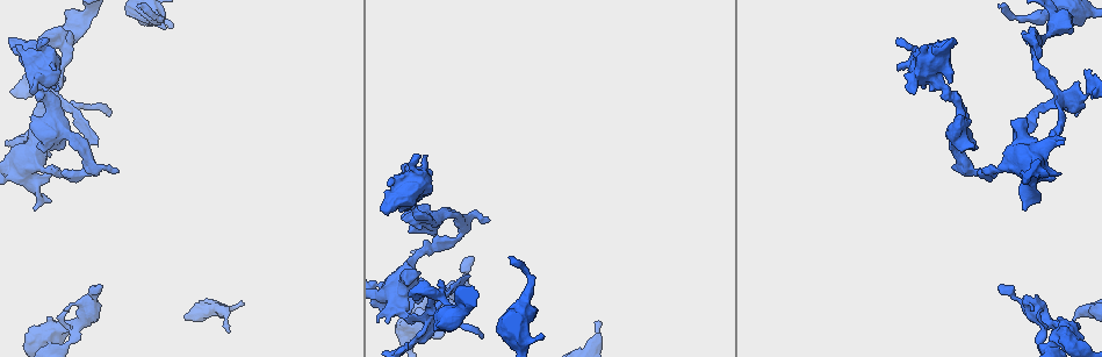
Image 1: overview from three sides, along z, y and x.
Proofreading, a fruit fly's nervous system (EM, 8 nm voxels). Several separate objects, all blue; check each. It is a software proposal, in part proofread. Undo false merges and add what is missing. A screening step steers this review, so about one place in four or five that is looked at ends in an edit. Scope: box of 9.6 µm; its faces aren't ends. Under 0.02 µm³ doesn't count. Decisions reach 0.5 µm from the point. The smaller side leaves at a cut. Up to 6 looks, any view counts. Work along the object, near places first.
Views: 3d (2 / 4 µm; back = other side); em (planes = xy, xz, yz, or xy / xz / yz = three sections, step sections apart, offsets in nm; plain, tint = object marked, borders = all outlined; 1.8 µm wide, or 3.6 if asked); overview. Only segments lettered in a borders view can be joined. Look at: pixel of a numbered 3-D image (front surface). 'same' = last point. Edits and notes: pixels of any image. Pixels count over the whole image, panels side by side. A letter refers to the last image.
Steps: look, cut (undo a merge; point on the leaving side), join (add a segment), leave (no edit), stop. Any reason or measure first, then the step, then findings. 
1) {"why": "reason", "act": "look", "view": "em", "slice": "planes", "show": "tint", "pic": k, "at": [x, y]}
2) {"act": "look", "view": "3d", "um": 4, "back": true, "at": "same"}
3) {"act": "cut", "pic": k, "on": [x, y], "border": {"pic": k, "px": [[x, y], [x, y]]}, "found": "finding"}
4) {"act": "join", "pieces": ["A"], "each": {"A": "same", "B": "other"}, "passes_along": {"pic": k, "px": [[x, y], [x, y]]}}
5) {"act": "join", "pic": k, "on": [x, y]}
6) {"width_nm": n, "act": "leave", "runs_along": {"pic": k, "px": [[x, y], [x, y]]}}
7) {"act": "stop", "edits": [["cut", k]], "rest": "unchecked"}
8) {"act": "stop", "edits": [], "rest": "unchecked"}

{"why": "abrupt turn", "act": "look", "view": "em", "slice": "planes", "show": "borders", "pic": 1, "at": [421, 317]}

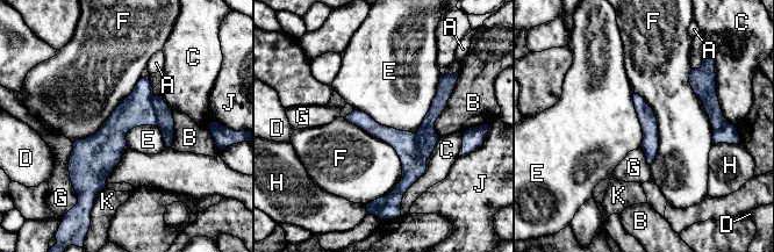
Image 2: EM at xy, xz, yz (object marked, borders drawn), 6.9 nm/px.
{"act": "cut", "pic": 2, "on": [427, 137], "each": {"A": "other", "B": "other", "C": "other", "D": "other", "E": "other", "F": "other", "G": "other", "H": "other", "J": "other", "K": "other"}, "part_leaving": {"pic": 2, "px": [[441, 88], [424, 157]]}, "found": "a second cell is stuck on"}

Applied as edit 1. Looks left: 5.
{"why": "abrupt turn", "act": "look", "view": "3d", "um": 2, "pic": 1, "at": [983, 174]}

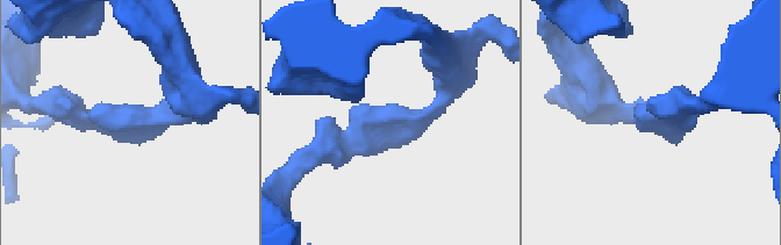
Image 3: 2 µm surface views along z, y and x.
{"arm_widths_nm": [220, 260], "act": "look", "view": "em", "slice": "planes", "show": "borders", "pic": 3, "at": [411, 117]}

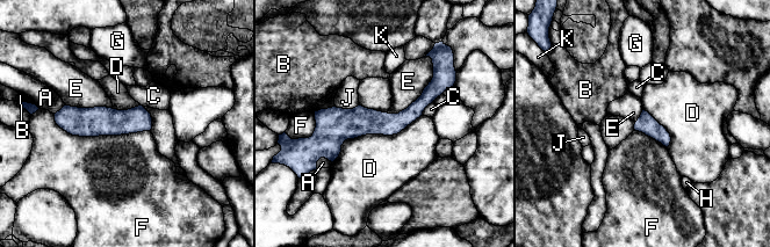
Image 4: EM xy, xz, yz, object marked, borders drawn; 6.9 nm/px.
{"width_nm": 140, "act": "leave", "each": {"A": "other", "B": "other", "C": "other", "D": "other", "E": "other", "F": "other", "G": "other", "H": "other", "J": "other", "K": "other"}, "runs_along": {"pic": 4, "px": [[444, 86], [398, 122], [316, 135]]}, "found": "all the same cell"}

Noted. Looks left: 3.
{"why": "thick end", "act": "look", "view": "em", "slice": "planes", "show": "borders", "pic": 1, "at": [600, 323]}

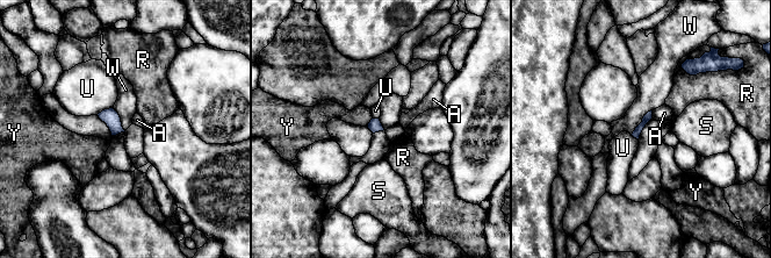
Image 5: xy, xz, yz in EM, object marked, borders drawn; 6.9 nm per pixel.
{"longest_contact_nm": ["W", 220], "act": "leave", "each": {"A": "other", "R": "other", "S": "other", "U": "other", "W": "other", "Y": "other"}, "found": "no lettered segment goes on from it"}

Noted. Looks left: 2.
{"act": "stop", "edits": [["cut", 2]], "rest": "unchecked"}

